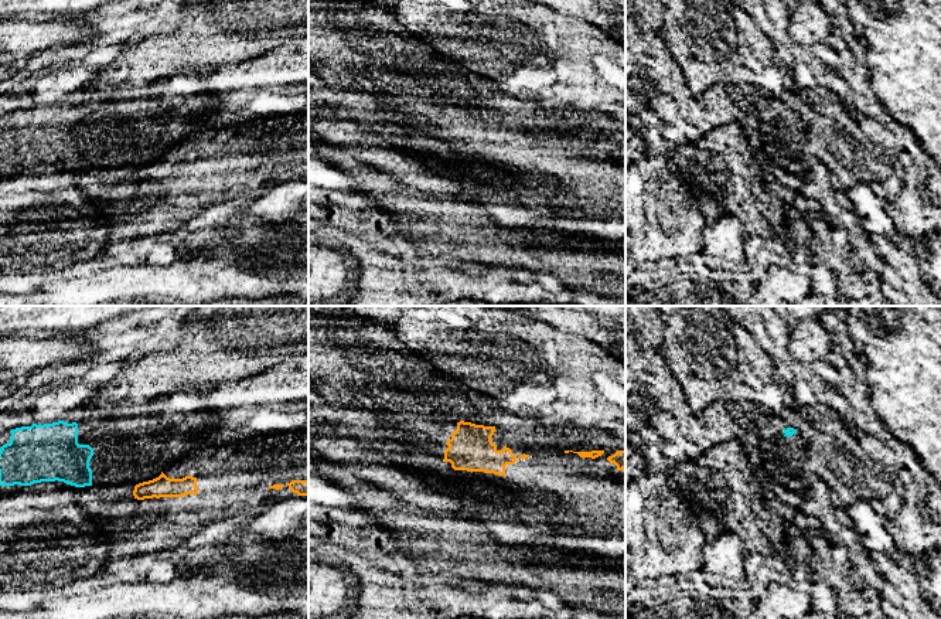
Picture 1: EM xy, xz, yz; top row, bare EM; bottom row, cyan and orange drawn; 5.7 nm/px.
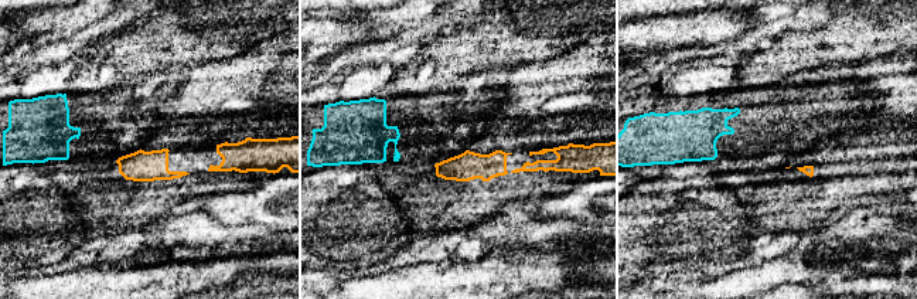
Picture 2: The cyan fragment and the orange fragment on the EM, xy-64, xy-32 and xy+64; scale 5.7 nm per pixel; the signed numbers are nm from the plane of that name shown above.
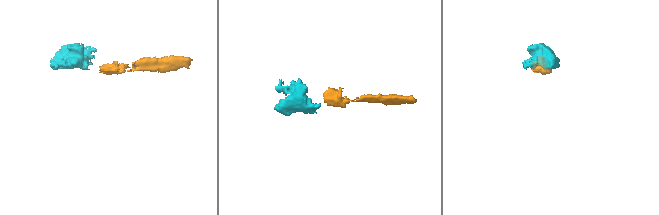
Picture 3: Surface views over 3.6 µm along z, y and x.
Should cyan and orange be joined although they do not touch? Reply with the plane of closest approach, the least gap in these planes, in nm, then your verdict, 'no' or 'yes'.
view xy; gap 240 nm; no

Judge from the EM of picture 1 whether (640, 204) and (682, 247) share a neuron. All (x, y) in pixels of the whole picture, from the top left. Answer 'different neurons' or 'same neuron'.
same neuron

